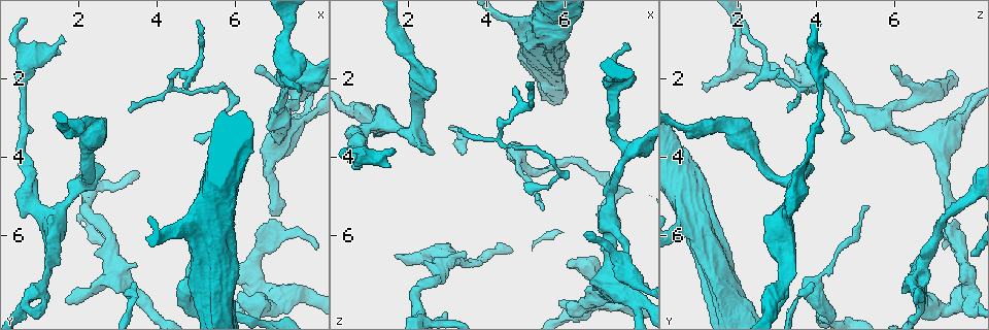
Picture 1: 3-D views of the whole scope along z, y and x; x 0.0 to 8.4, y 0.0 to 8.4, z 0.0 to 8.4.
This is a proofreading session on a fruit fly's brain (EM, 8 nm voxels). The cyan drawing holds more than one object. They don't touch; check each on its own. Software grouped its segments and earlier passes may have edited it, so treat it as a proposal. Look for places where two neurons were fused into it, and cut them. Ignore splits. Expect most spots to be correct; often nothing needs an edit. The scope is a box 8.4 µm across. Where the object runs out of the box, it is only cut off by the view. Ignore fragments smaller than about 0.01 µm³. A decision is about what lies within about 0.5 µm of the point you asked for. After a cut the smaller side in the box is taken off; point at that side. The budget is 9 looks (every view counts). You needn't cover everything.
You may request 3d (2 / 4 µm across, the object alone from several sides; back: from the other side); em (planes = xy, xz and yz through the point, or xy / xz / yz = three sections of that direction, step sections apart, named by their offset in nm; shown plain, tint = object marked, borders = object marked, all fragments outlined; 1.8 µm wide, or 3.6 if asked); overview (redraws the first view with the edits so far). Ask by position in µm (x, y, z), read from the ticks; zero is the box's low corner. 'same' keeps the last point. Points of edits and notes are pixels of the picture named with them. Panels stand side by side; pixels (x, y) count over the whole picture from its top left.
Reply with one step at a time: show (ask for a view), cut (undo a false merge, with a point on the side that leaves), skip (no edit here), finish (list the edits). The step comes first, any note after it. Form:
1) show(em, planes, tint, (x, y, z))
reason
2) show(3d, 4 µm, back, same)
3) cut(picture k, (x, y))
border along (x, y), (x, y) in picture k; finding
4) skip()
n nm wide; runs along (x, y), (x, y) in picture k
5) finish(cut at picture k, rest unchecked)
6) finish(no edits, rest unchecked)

show(em, xy, step 8, borders, (3.10, 6.95, 6.60))
sharp bend

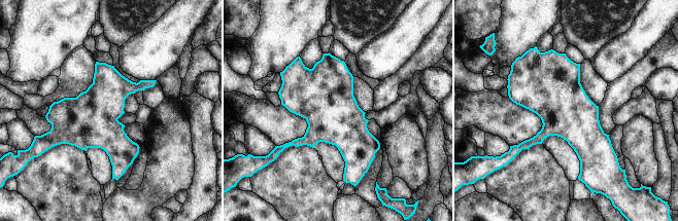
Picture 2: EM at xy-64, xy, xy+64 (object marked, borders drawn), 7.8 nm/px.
skip()
one neuron here

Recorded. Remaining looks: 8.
show(em, 3.6 µm, xy, step 4, tint, (4.80, 7.00, 4.10))
calibre changes

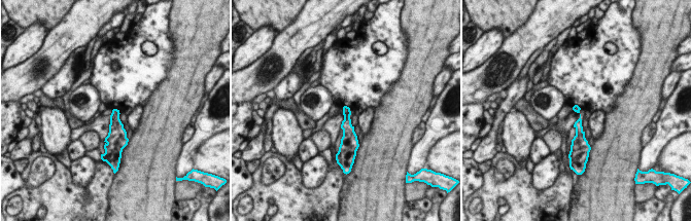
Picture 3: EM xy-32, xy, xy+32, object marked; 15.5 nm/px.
show(em, 3.6 µm, planes, tint, same)

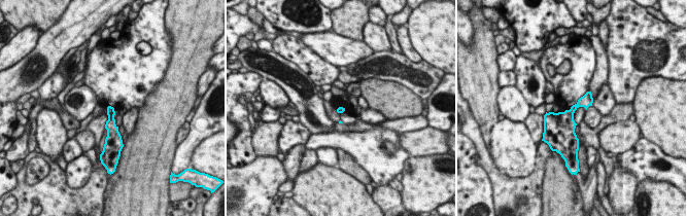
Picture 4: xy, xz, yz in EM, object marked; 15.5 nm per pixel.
skip()
all the same neuron

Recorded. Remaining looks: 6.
show(em, xz, step 8, borders, (7.60, 2.05, 4.00))
a narrow waist

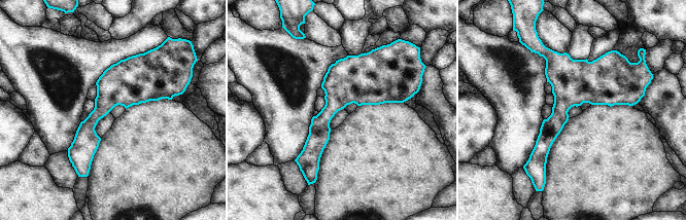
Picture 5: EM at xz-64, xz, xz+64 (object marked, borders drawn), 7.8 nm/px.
skip()
one neuron here

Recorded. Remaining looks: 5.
show(3d, 4 µm, (7.70, 3.00, 7.75))
arms run side by side

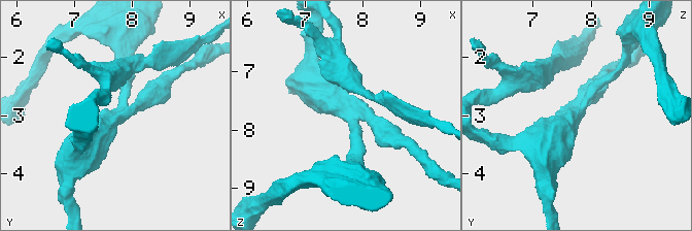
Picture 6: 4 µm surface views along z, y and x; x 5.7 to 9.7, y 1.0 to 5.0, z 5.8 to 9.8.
show(em, planes, plain, (7.70, 3.05, 7.70))
3 arms; arms of 200, 300, 550 nm

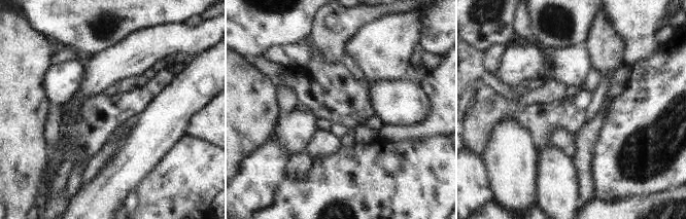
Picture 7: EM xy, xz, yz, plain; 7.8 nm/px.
show(em, planes, tint, same)

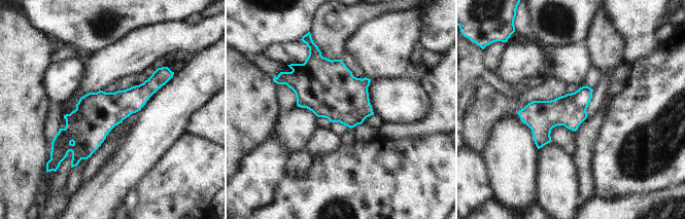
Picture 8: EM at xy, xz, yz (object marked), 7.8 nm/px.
skip()
runs along (163, 76), (74, 139), (58, 140) in picture 8; continuous, no second neuron

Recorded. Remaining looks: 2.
finish(no edits, rest unchecked)

